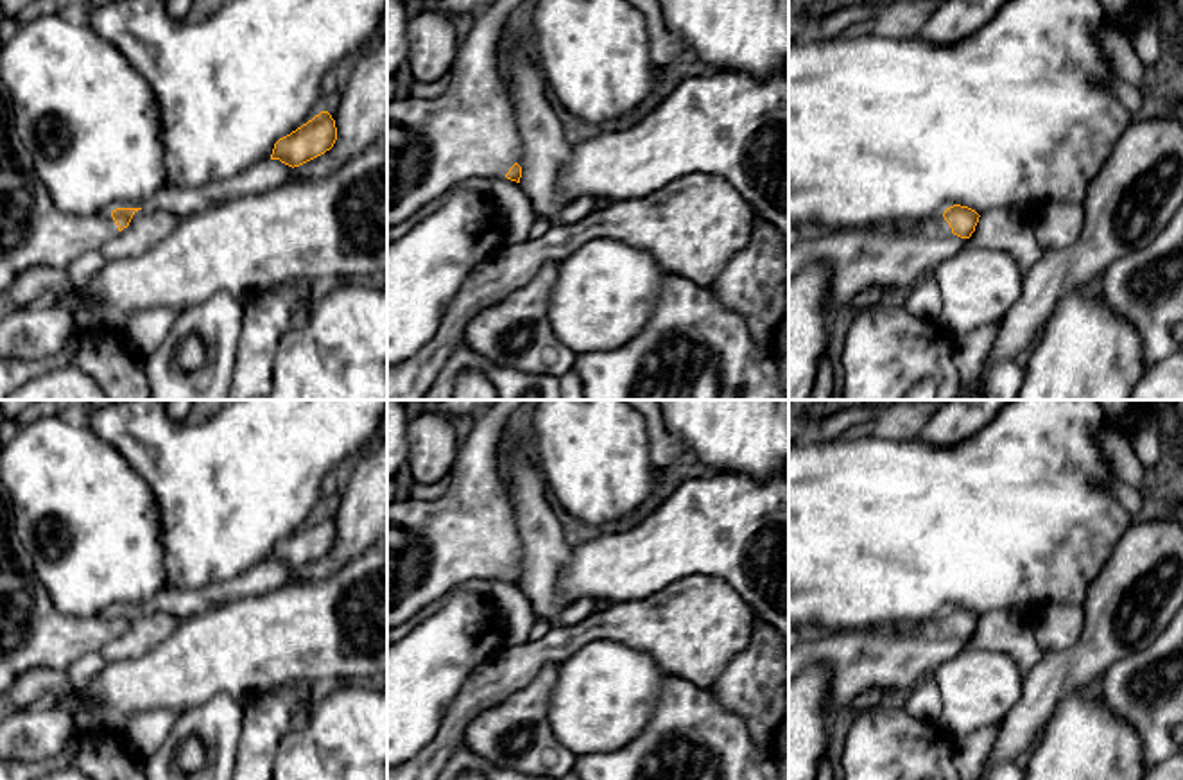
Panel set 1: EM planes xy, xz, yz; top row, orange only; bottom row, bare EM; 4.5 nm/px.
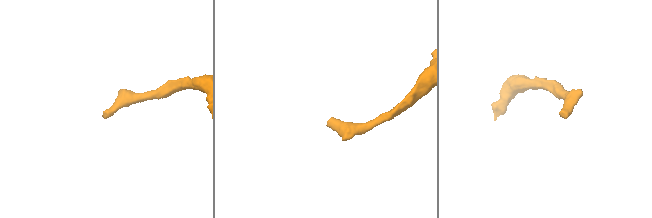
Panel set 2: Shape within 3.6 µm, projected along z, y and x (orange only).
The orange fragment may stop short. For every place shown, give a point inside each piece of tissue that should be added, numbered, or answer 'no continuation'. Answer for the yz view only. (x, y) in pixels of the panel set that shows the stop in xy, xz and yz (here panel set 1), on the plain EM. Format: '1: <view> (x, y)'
1: yz (936, 628)

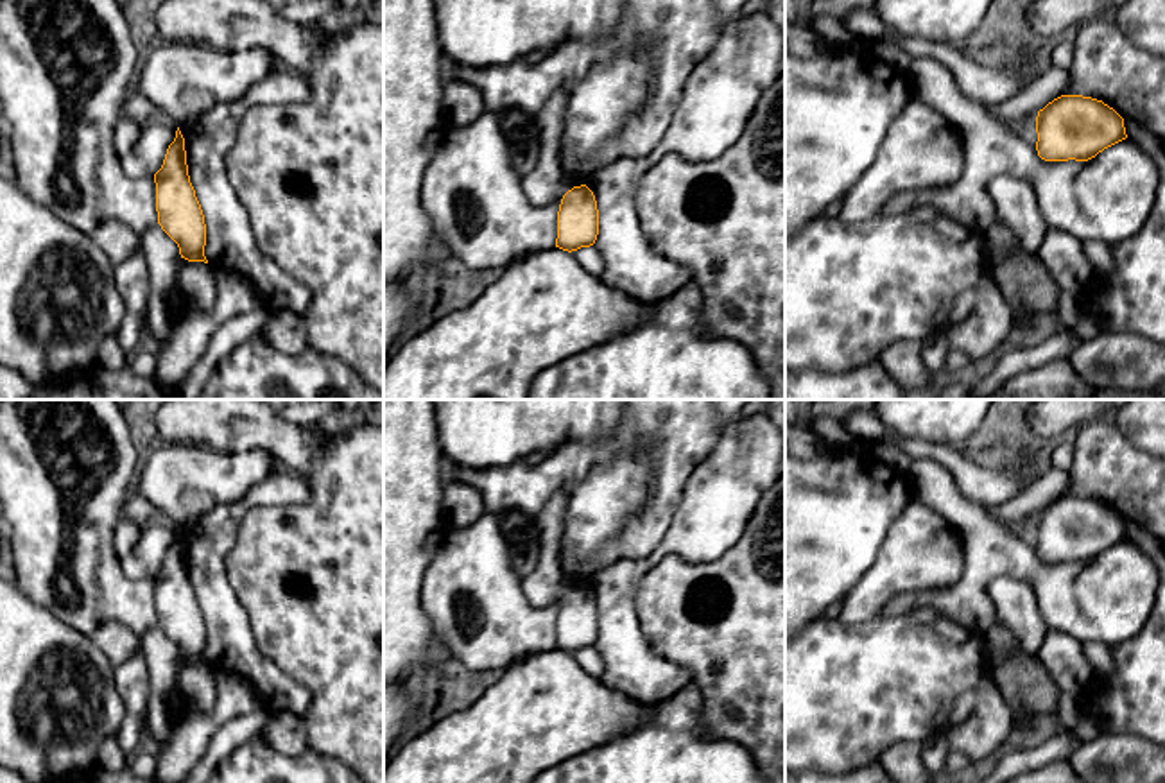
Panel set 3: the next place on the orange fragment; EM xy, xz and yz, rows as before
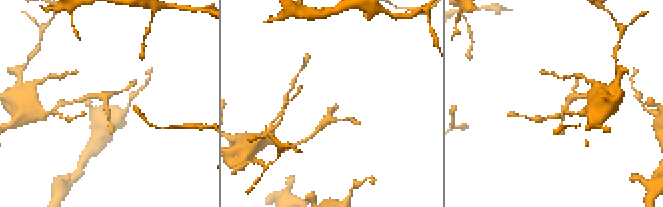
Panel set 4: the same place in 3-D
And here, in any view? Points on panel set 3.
no continuation

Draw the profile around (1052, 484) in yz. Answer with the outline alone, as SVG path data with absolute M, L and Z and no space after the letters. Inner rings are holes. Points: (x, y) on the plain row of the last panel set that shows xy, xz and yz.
M1050 468L1020 495L1000 505L989 507L988 512L993 520L1013 527L1018 520L1032 518L1054 500L1065 496L1068 491L1070 473Z

